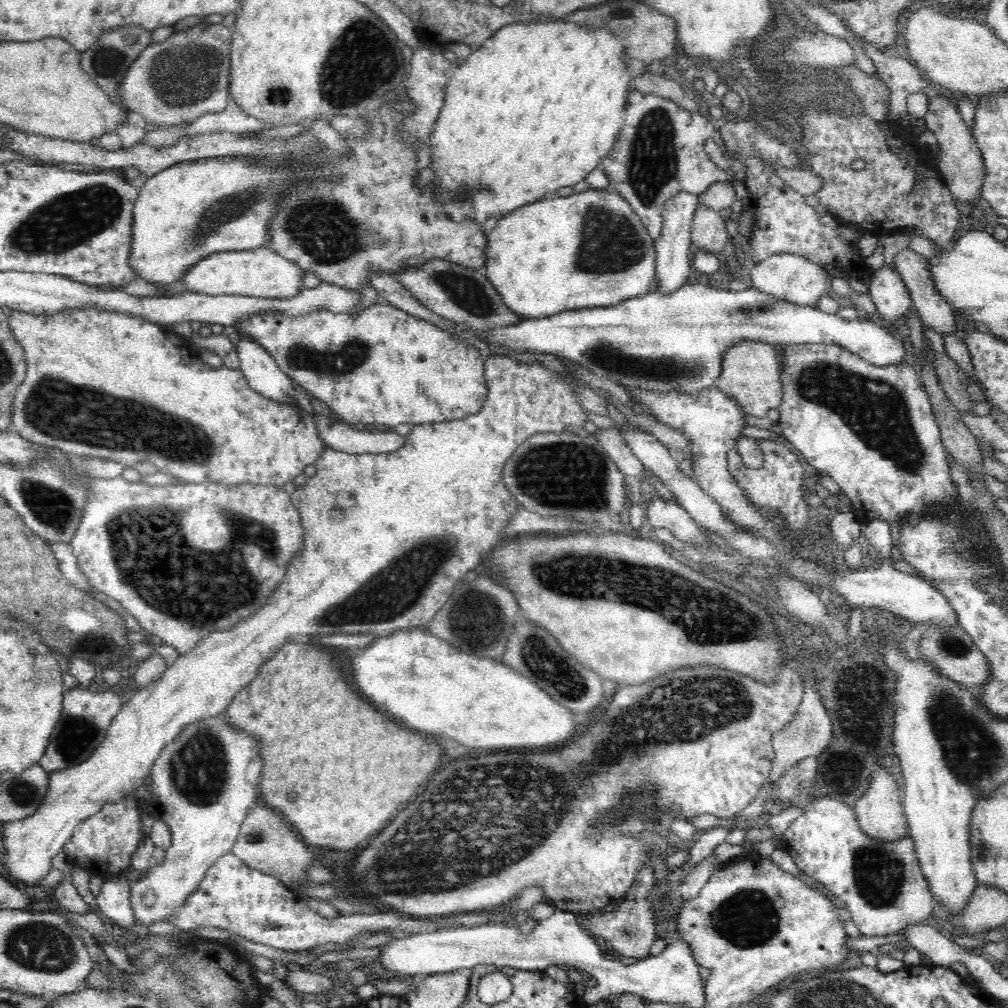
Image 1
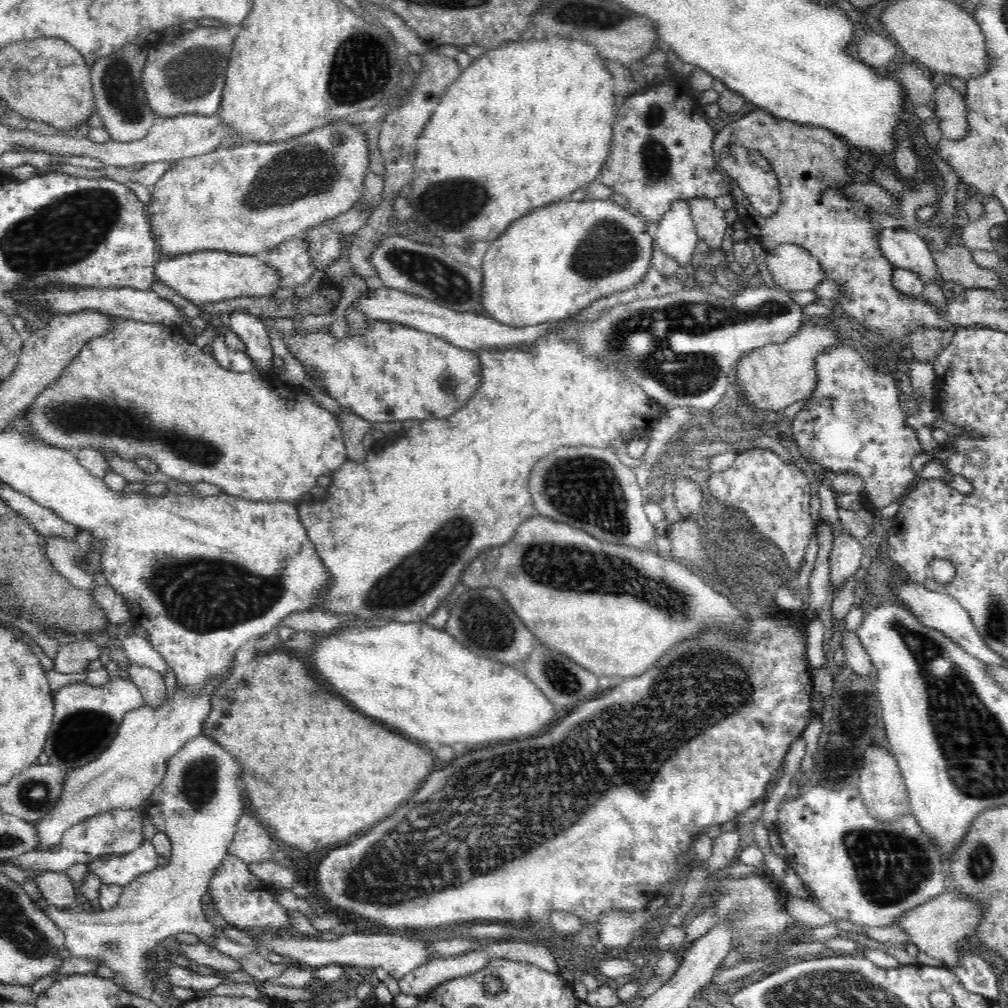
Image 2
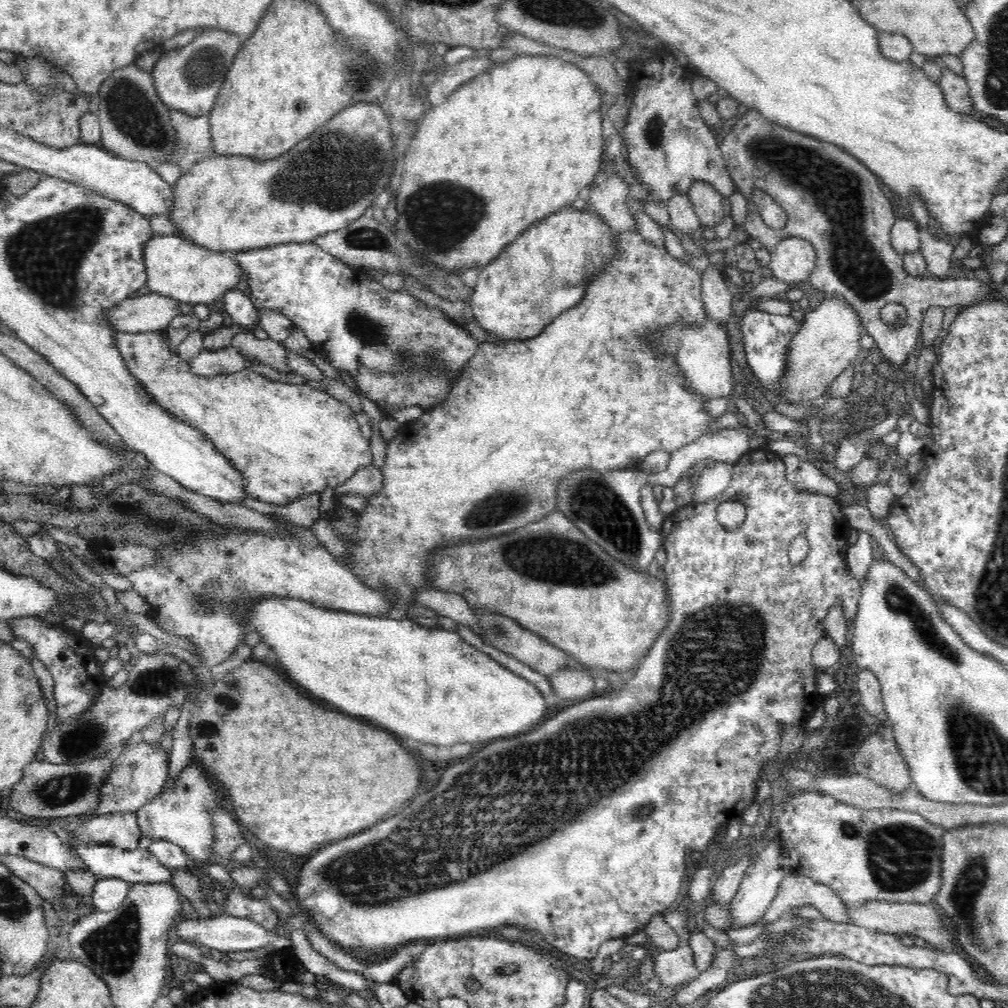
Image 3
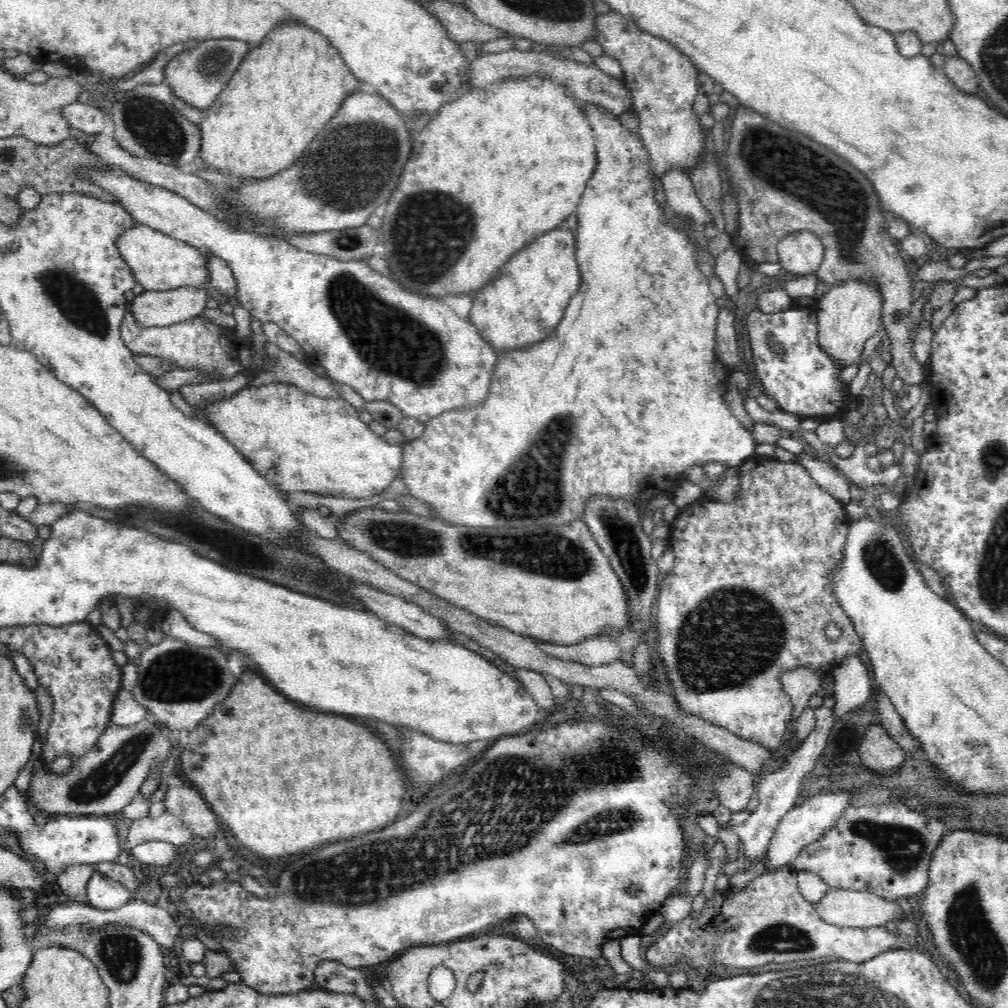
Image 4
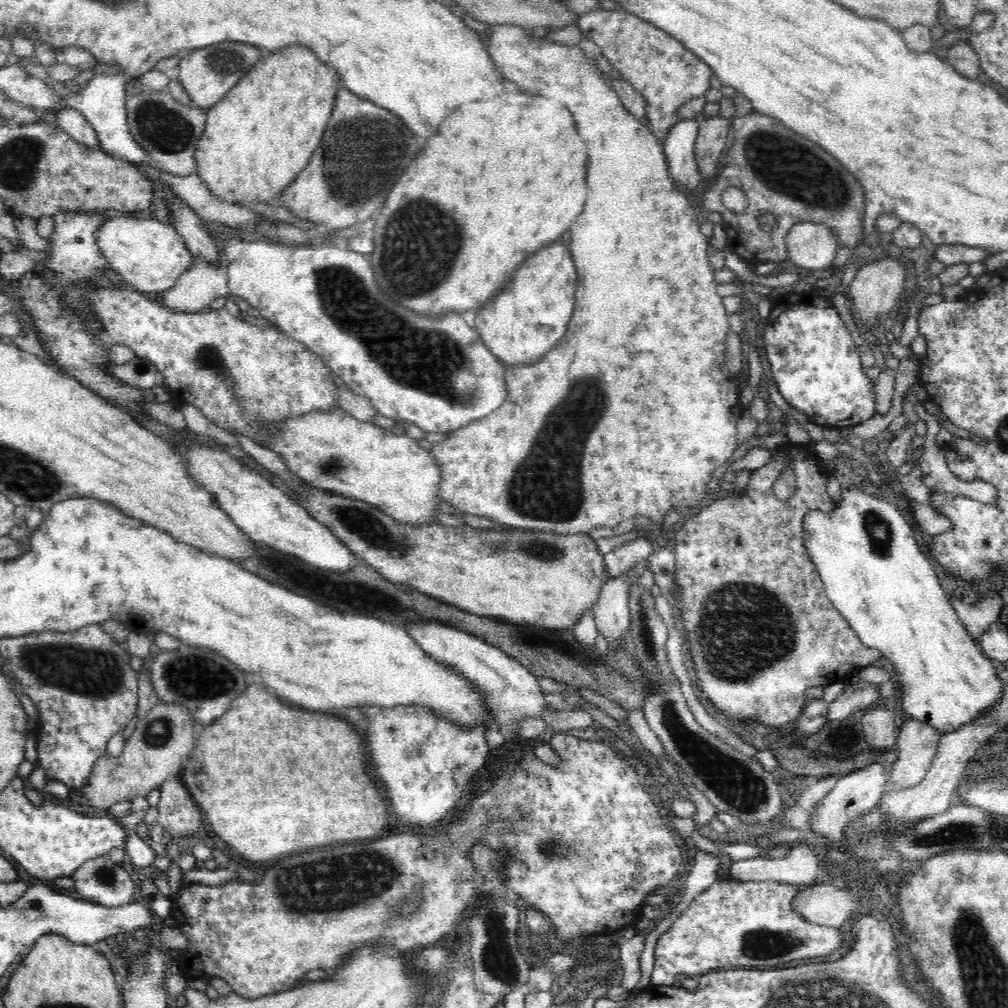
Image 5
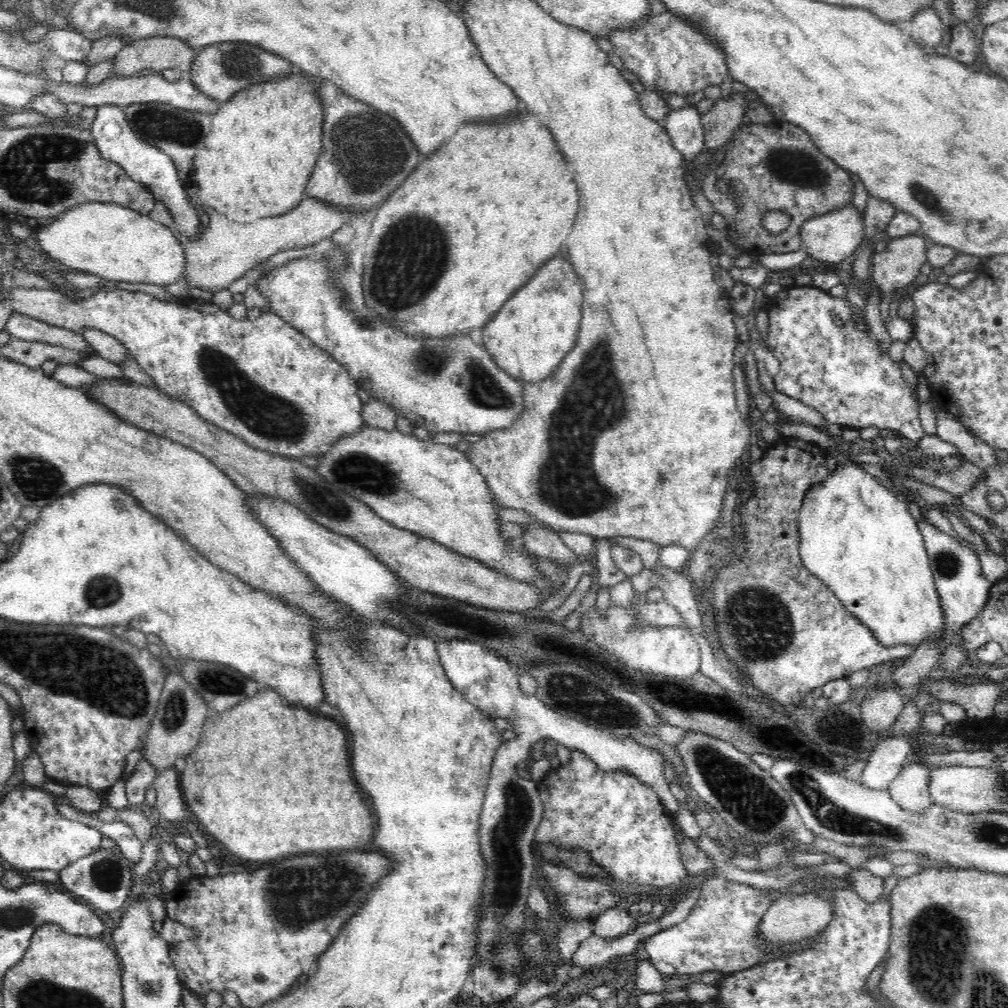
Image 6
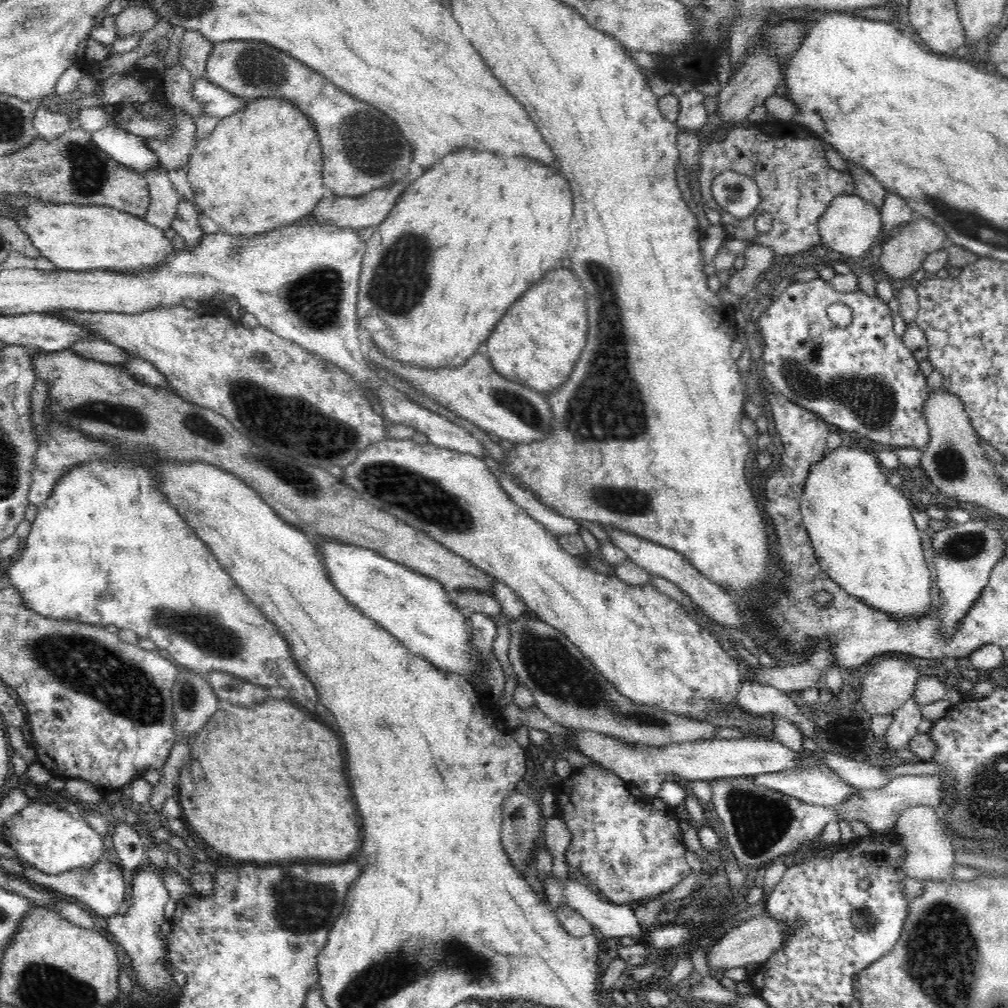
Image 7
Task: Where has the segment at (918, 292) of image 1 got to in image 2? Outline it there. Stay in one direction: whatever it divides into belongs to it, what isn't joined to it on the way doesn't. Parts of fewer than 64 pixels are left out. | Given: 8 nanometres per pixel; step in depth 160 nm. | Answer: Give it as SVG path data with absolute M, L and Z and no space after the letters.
M888 227L881 233L879 241L883 256L895 267L916 272L924 284L937 281L941 287L942 279L928 243L918 233L909 232L905 227Z

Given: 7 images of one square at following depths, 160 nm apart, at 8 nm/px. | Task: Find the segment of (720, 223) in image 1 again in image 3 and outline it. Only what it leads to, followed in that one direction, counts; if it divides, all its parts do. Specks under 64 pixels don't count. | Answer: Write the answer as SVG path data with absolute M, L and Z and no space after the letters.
M708 181L692 183L688 196L694 205L694 211L696 211L702 227L715 229L716 225L722 222L725 217L722 210L723 196Z

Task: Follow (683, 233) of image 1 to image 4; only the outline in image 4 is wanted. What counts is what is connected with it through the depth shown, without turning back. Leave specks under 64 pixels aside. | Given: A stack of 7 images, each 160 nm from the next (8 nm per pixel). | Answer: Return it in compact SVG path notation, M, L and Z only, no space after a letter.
M672 167L661 176L668 208L680 216L692 218L696 224L710 224L712 215L700 202L690 175L680 167Z

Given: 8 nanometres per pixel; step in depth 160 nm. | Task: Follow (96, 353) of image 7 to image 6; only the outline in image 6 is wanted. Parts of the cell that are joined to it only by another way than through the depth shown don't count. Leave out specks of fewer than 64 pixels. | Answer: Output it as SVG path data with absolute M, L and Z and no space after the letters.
M14 311L7 320L5 330L12 337L27 341L48 342L70 350L79 350L83 356L94 356L94 349L82 333L46 324L18 311Z

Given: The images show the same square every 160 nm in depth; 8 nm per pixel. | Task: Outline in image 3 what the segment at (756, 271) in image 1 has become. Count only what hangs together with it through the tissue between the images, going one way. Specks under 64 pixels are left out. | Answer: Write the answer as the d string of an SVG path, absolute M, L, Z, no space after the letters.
M800 238L782 240L771 253L768 268L773 276L788 284L807 281L817 262L813 245Z

